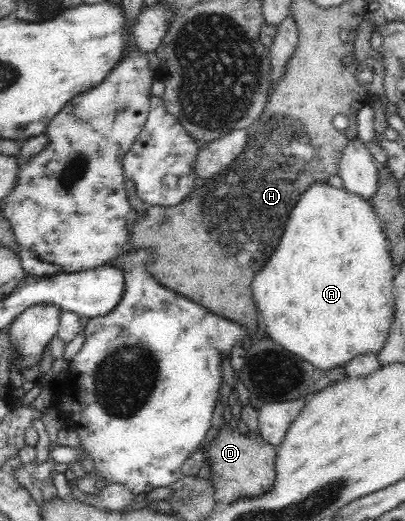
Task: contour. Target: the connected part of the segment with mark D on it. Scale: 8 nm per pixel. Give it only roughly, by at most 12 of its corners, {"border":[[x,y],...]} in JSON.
{"border":[[223,421],[201,450],[214,503],[274,483],[277,449]]}

